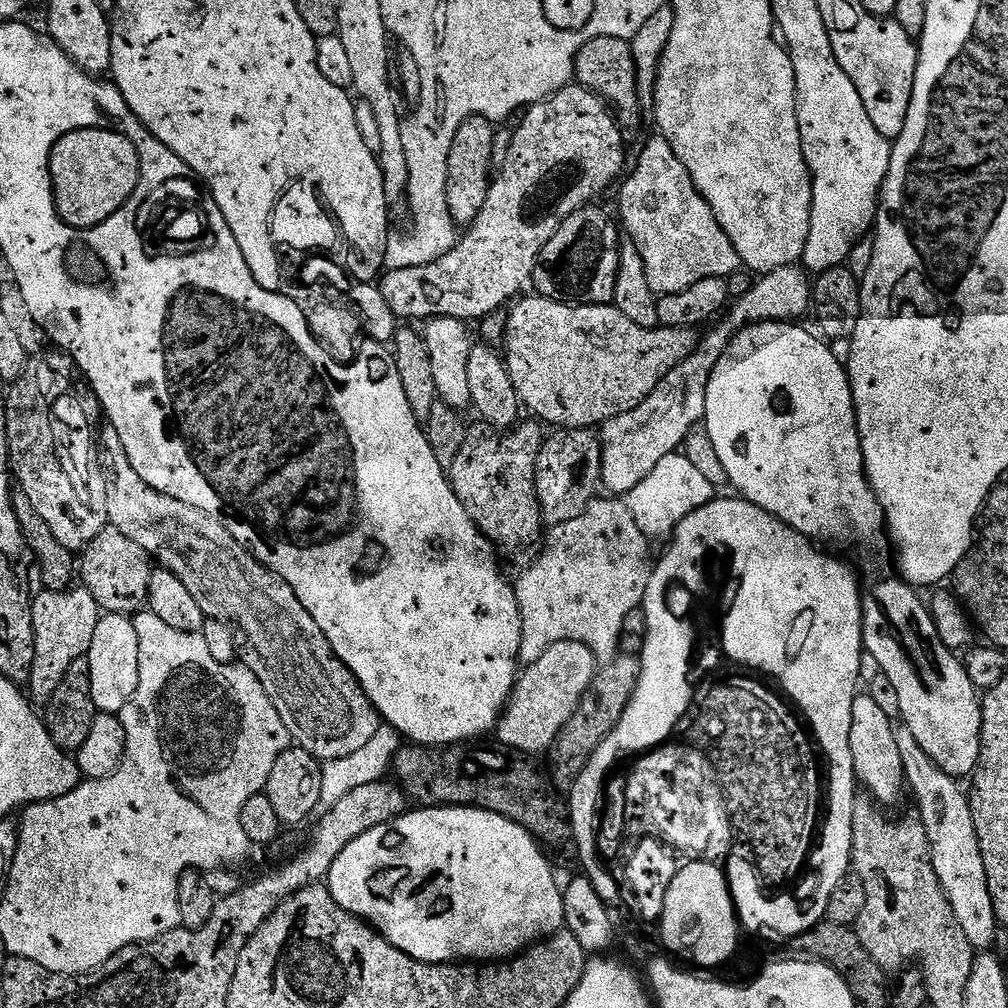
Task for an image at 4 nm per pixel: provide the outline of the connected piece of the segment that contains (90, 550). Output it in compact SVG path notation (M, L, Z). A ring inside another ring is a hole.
M104 526L91 540L83 545L84 553L78 556L78 576L82 587L92 595L94 602L105 613L117 612L132 616L147 605L150 578L154 571L154 561L138 542L130 542L122 530Z

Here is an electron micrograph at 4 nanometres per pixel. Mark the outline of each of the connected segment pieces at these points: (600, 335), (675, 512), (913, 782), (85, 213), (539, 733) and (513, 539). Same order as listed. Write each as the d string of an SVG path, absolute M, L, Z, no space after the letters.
M539 294L531 295L513 303L512 313L506 316L502 344L508 347L508 373L521 405L527 411L529 408L537 416L533 416L537 421L545 425L556 424L552 426L560 430L595 429L610 418L618 418L618 414L634 410L634 406L641 404L658 386L658 382L662 382L665 374L681 364L698 343L698 336L684 328L688 326L643 328L630 322L630 318L626 318L626 314L619 312L612 304L574 304L551 300Z
M674 451L666 454L666 458L662 458L662 462L658 462L658 466L654 466L654 470L650 470L650 474L646 474L638 486L634 486L634 490L627 492L623 502L630 510L638 530L642 530L649 541L656 542L663 536L664 539L671 537L682 518L694 514L694 510L706 506L713 498L711 482L693 467L688 457Z
M898 722L893 728L894 741L898 747L909 791L912 790L918 806L918 818L927 832L931 862L939 884L942 886L959 926L967 940L978 952L989 951L996 940L1000 925L994 914L993 898L990 896L989 880L974 830L973 812L969 795L958 786L959 781L937 767L929 755L915 741L910 728Z
M104 124L68 128L68 132L60 132L60 136L48 144L48 188L52 188L52 208L56 208L60 224L68 224L68 228L76 228L76 232L92 232L92 228L104 228L108 220L116 220L116 216L132 204L132 196L140 192L140 180L144 180L142 150L136 148L132 136L120 132L120 128L104 128Z
M554 642L554 646L550 646L542 658L538 658L538 662L527 665L519 673L508 705L496 721L494 736L500 739L497 741L503 747L519 752L547 753L555 745L562 726L566 726L574 710L578 710L590 682L596 677L597 667L594 654L582 646L582 642Z
M524 423L507 430L469 427L466 442L462 442L462 450L458 450L458 458L454 458L450 469L452 489L466 508L466 514L470 514L497 553L501 557L509 556L520 570L529 568L539 558L546 536L536 493L536 456L545 442L546 432L539 423Z

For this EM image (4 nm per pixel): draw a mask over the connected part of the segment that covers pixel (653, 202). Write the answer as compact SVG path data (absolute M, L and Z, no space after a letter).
M653 136L641 150L636 169L627 173L628 181L626 176L619 185L618 220L623 235L640 255L650 290L659 298L678 294L694 286L694 282L702 282L702 278L727 278L741 271L742 265L730 238L720 229L720 223L694 186L690 174L680 166L672 147L663 136Z

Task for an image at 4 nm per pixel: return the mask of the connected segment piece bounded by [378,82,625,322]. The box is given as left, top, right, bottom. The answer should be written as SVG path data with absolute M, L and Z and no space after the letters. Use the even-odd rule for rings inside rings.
M575 82L569 83L547 100L531 105L523 116L524 121L515 125L506 158L499 165L492 183L488 185L482 210L476 215L474 222L467 225L465 232L468 233L465 236L463 233L455 246L442 254L442 258L426 266L389 268L379 277L378 287L382 298L386 300L390 310L394 310L397 321L427 322L445 316L465 322L479 322L486 316L499 313L504 303L507 305L515 301L525 291L524 284L526 288L532 279L538 254L544 249L546 242L554 238L558 226L562 226L562 222L579 208L589 207L599 192L604 192L611 186L612 180L621 179L625 171L625 133L608 105L589 88Z

